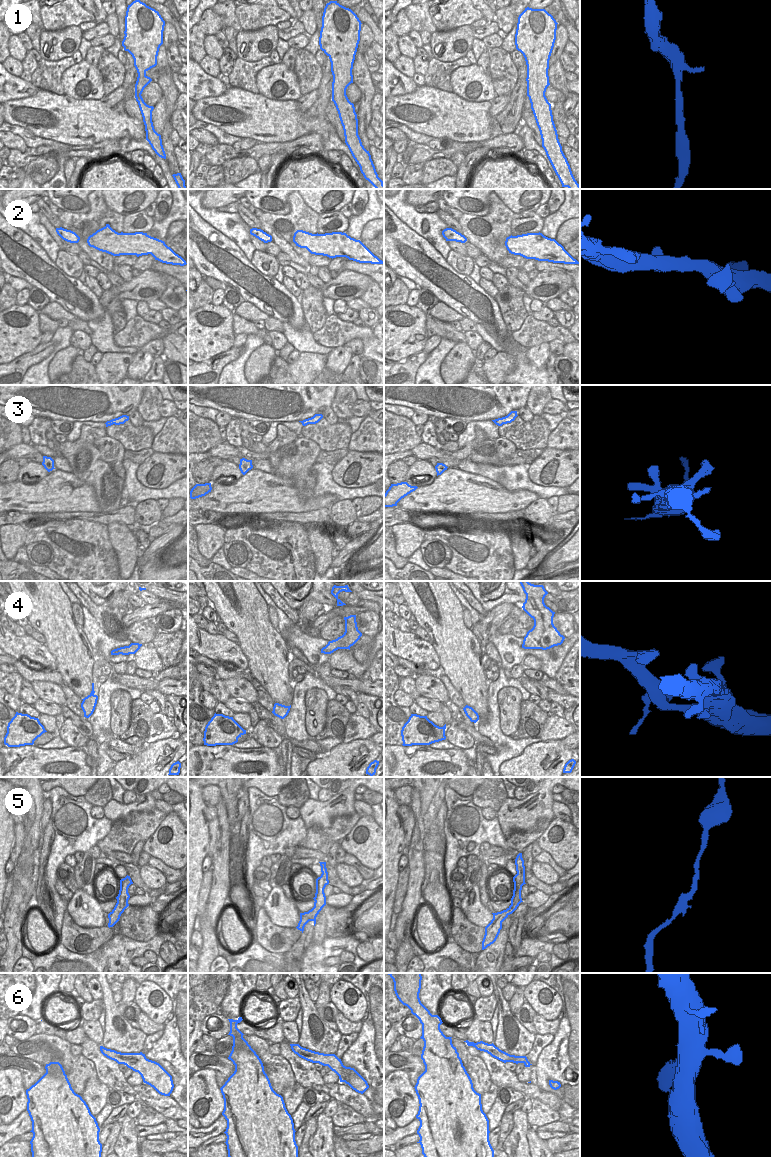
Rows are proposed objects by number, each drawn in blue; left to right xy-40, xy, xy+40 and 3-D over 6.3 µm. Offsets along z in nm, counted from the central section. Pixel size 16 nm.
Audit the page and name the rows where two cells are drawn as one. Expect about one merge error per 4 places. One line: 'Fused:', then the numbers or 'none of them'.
Fused: 5

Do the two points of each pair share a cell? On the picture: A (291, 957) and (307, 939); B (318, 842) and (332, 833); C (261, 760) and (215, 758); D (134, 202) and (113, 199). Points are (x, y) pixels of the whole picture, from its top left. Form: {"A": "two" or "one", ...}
{"A": "one", "B": "one", "C": "one", "D": "one"}

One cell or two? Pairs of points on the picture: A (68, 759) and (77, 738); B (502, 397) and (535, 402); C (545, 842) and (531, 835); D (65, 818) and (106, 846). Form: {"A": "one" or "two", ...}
{"A": "two", "B": "two", "C": "two", "D": "two"}

